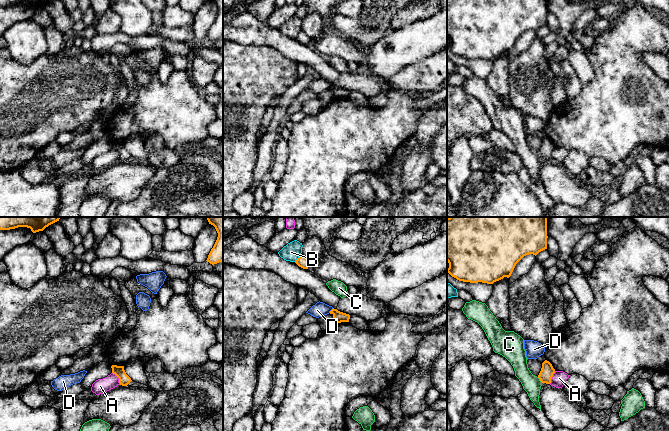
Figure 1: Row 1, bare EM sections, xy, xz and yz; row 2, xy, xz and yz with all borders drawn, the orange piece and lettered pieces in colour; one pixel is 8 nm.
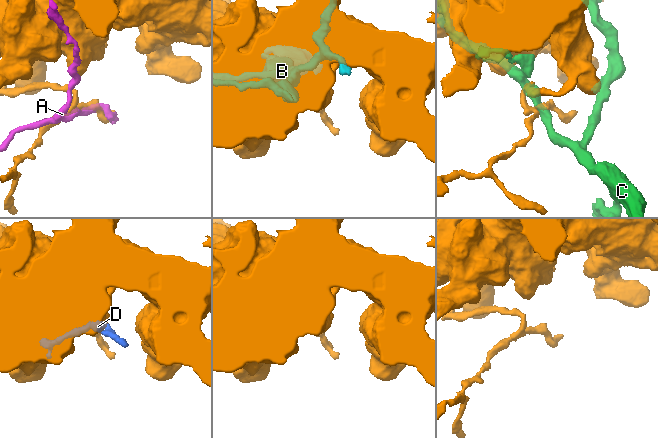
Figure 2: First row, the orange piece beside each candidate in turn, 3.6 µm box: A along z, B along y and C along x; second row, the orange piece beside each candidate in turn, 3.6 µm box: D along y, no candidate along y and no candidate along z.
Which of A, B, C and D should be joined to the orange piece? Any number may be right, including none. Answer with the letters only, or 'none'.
none

